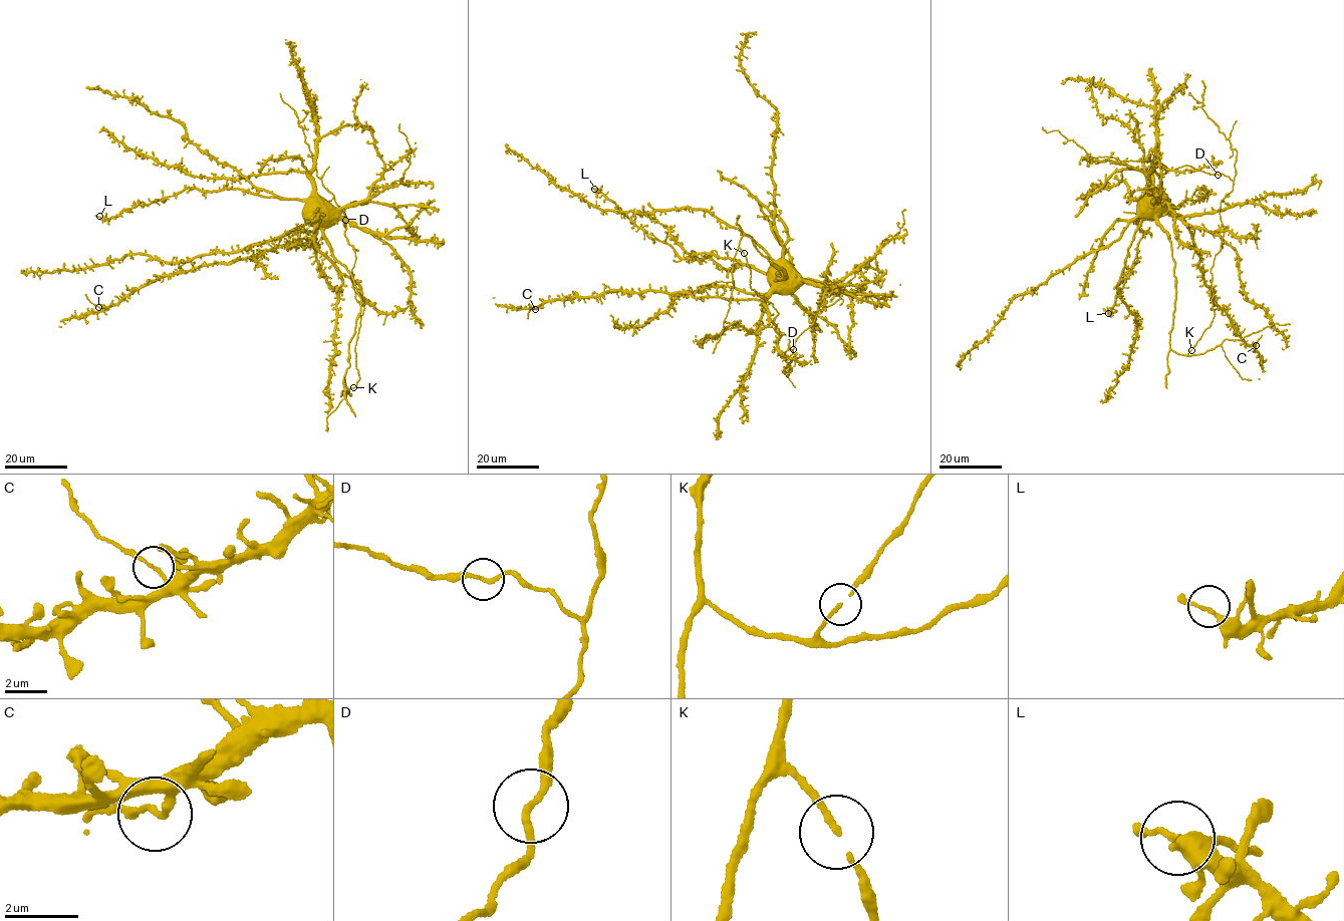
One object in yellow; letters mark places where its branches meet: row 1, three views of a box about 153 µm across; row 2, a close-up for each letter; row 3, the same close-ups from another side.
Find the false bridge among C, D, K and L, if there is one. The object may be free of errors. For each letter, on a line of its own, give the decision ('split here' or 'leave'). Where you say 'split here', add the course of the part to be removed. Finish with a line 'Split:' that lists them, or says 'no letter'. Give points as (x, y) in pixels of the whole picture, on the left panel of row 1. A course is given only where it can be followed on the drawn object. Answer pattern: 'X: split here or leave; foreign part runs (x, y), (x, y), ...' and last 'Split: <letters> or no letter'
C: split here; foreign part runs (98, 307), (84, 294)
D: leave
K: leave
L: leave
Split: C

